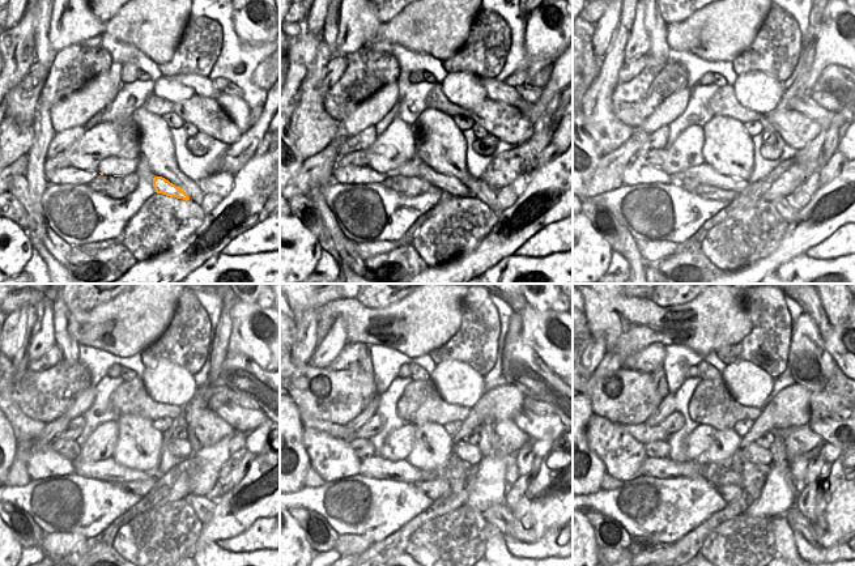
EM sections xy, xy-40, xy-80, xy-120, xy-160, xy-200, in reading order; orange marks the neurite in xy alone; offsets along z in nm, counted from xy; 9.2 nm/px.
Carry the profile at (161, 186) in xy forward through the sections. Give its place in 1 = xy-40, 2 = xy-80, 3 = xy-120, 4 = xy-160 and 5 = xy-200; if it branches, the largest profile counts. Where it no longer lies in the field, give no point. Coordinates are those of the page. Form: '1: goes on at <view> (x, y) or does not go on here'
1: goes on at xy-40 (450, 186)
2: goes on at xy-80 (702, 173)
3: goes on at xy-120 (109, 469)
4: goes on at xy-160 (377, 467)
5: goes on at xy-200 (664, 468)

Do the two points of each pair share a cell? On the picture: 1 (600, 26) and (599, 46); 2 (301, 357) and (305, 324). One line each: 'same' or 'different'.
1: same
2: same

